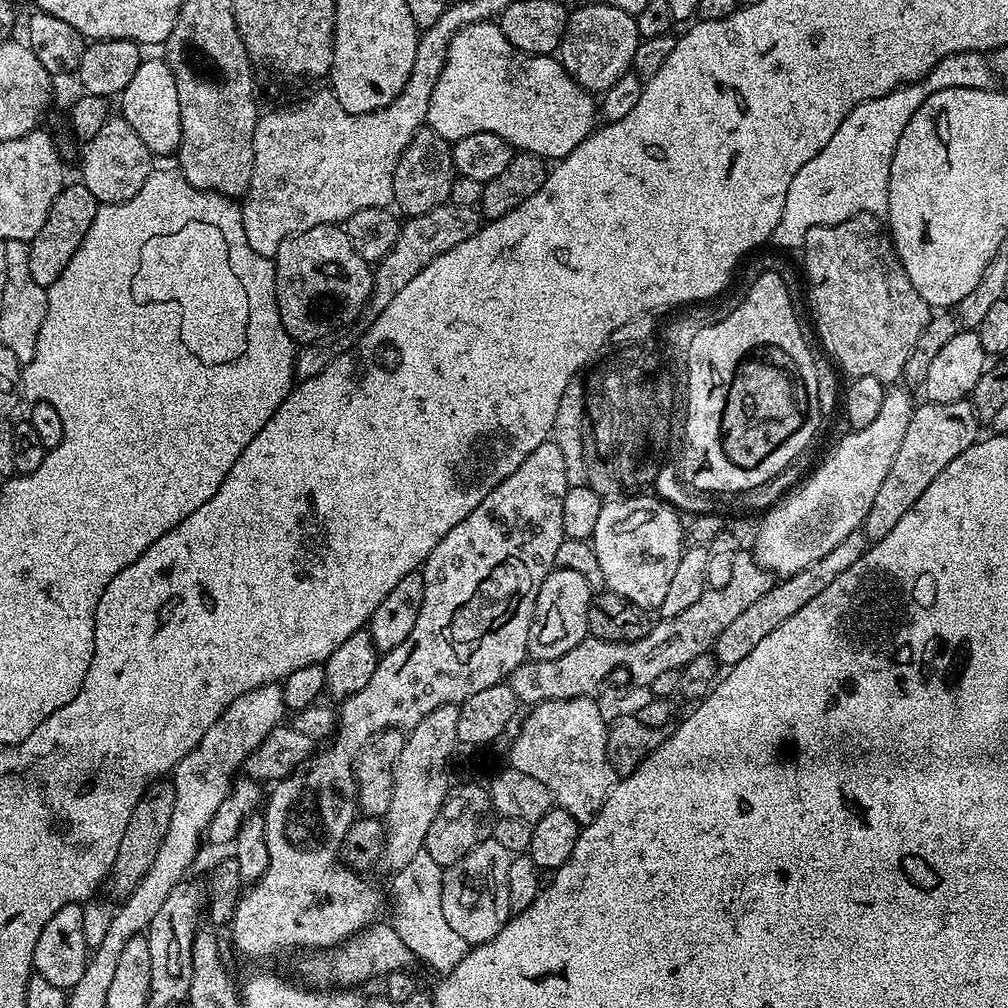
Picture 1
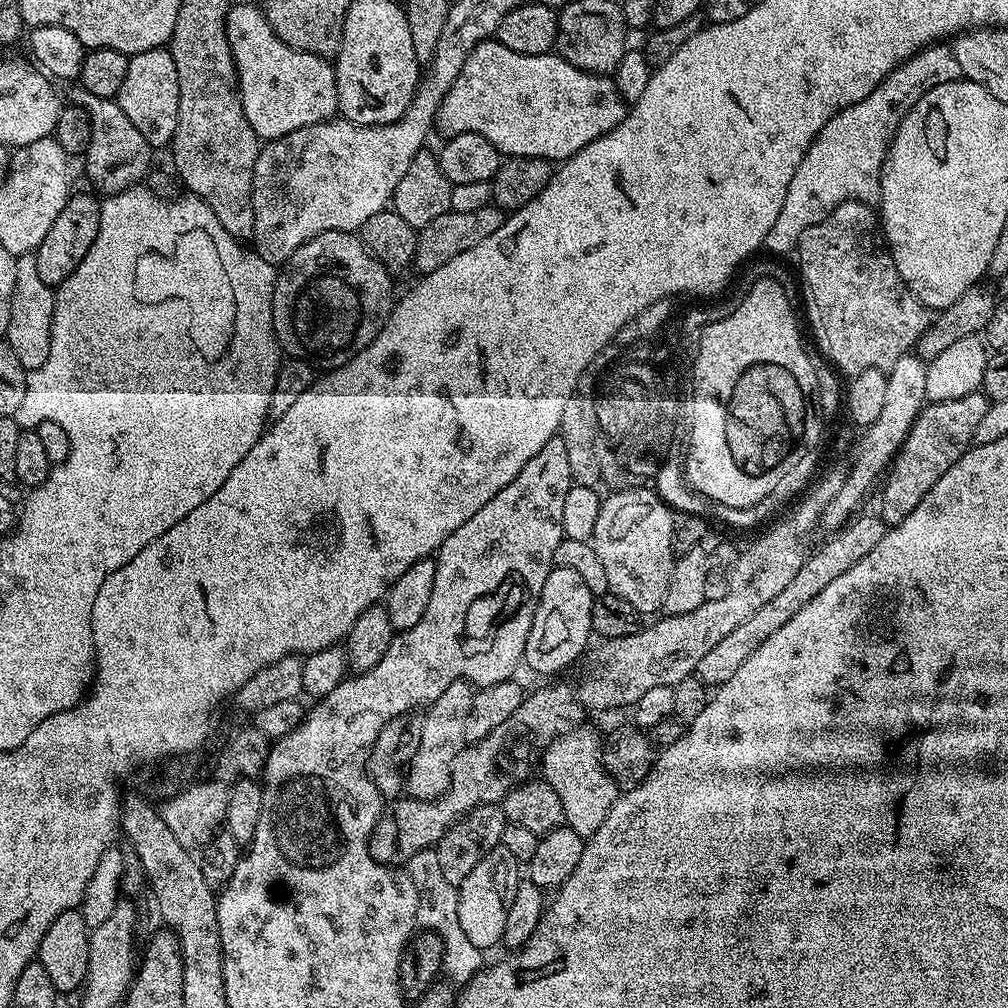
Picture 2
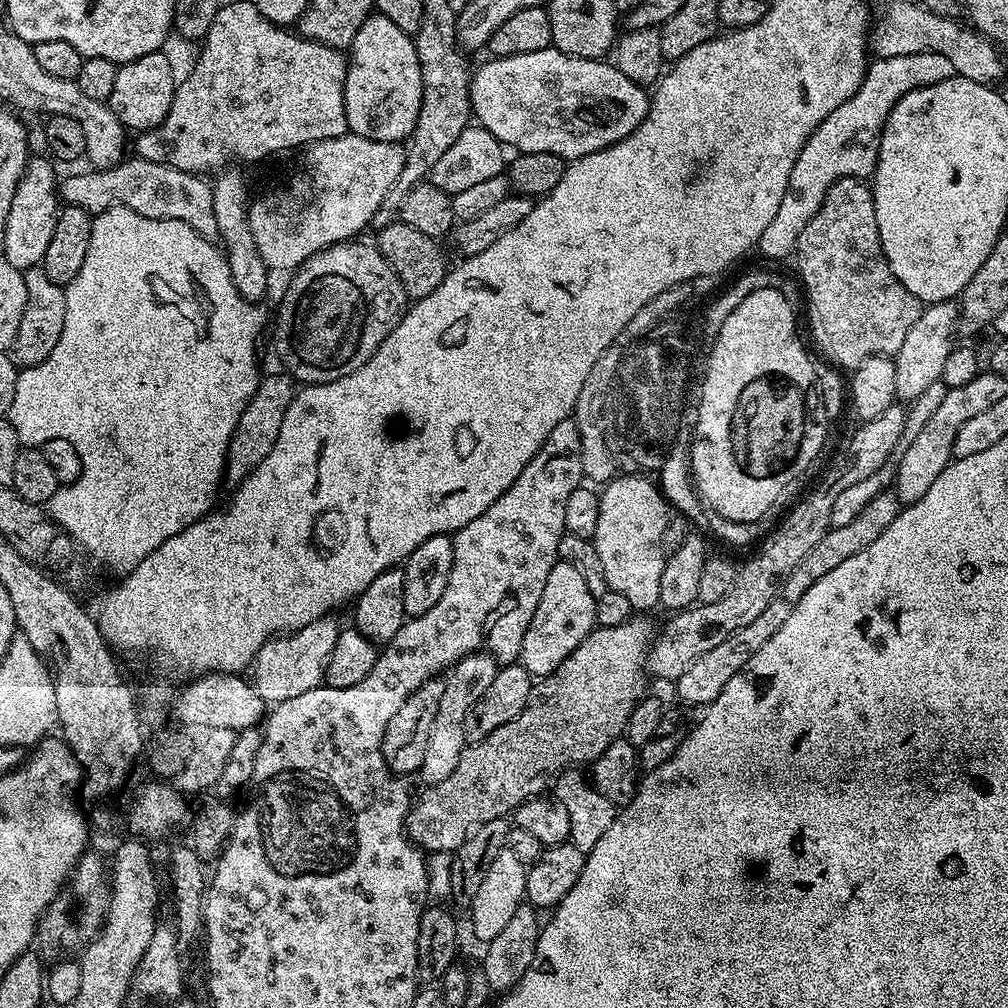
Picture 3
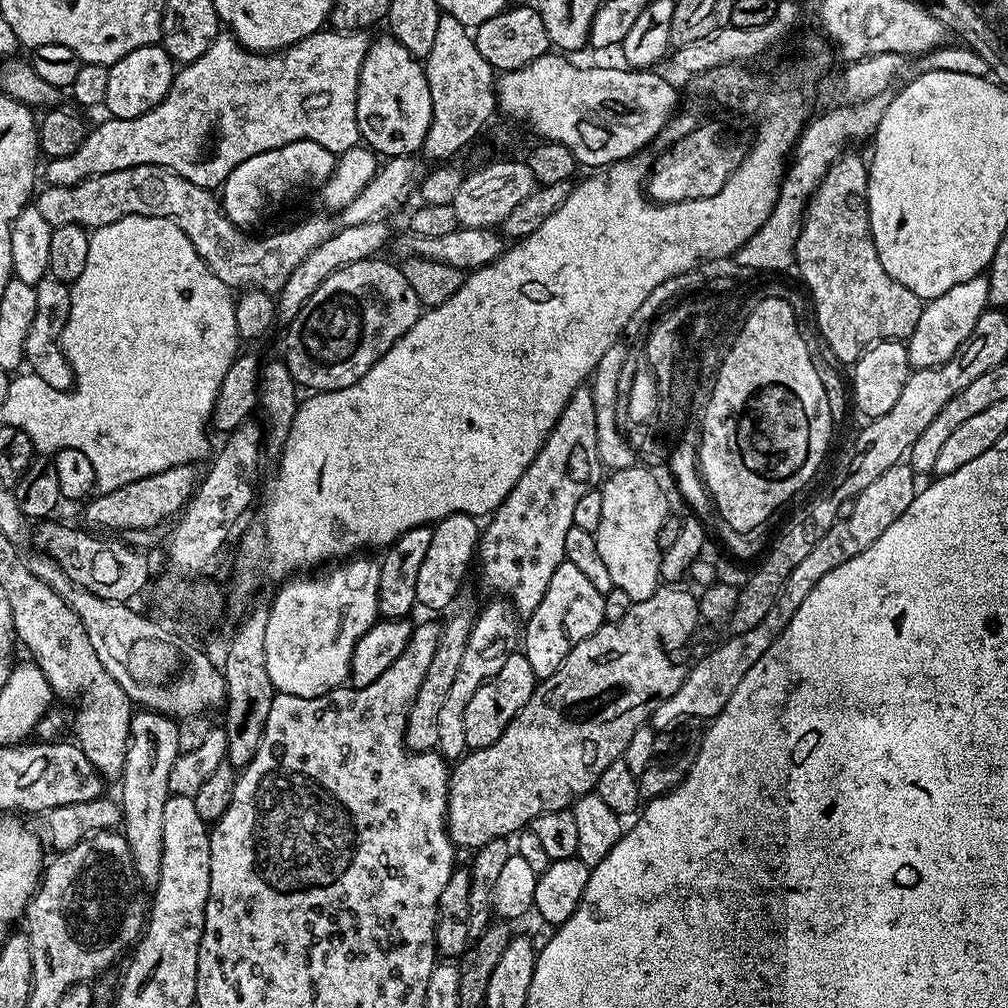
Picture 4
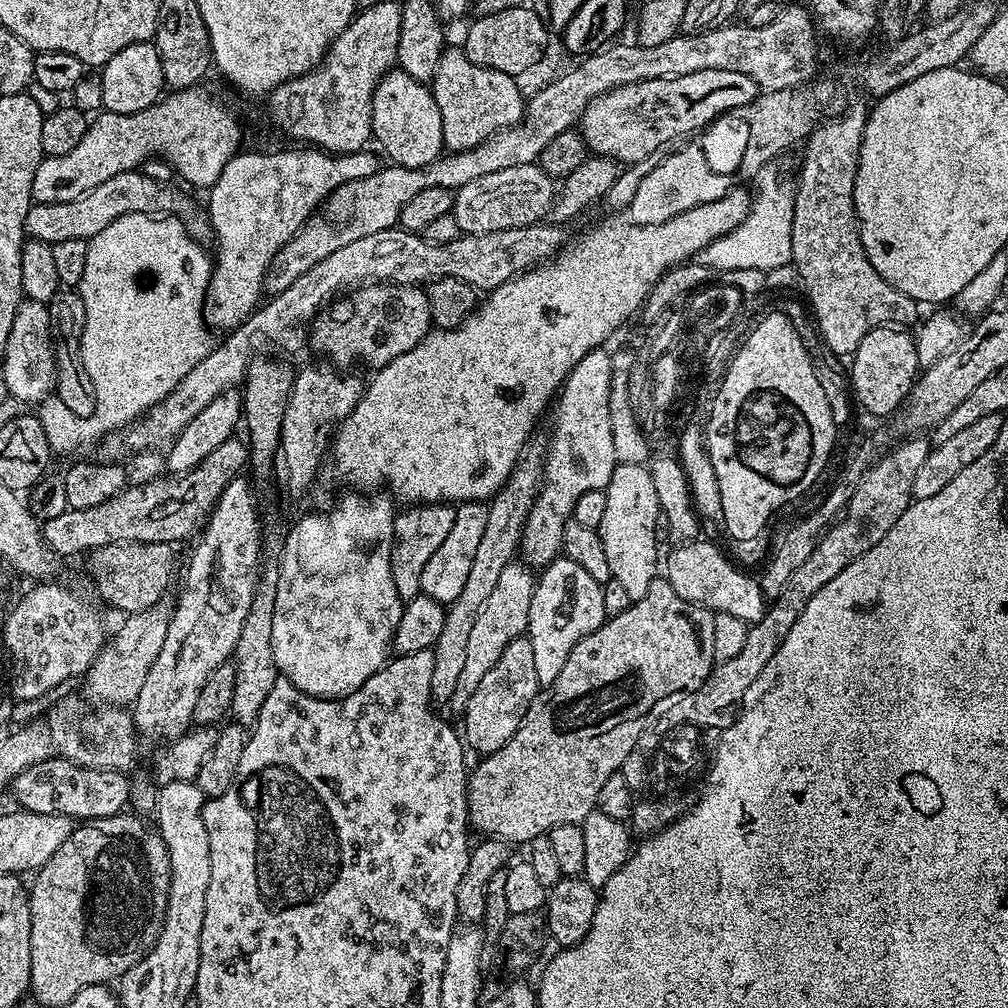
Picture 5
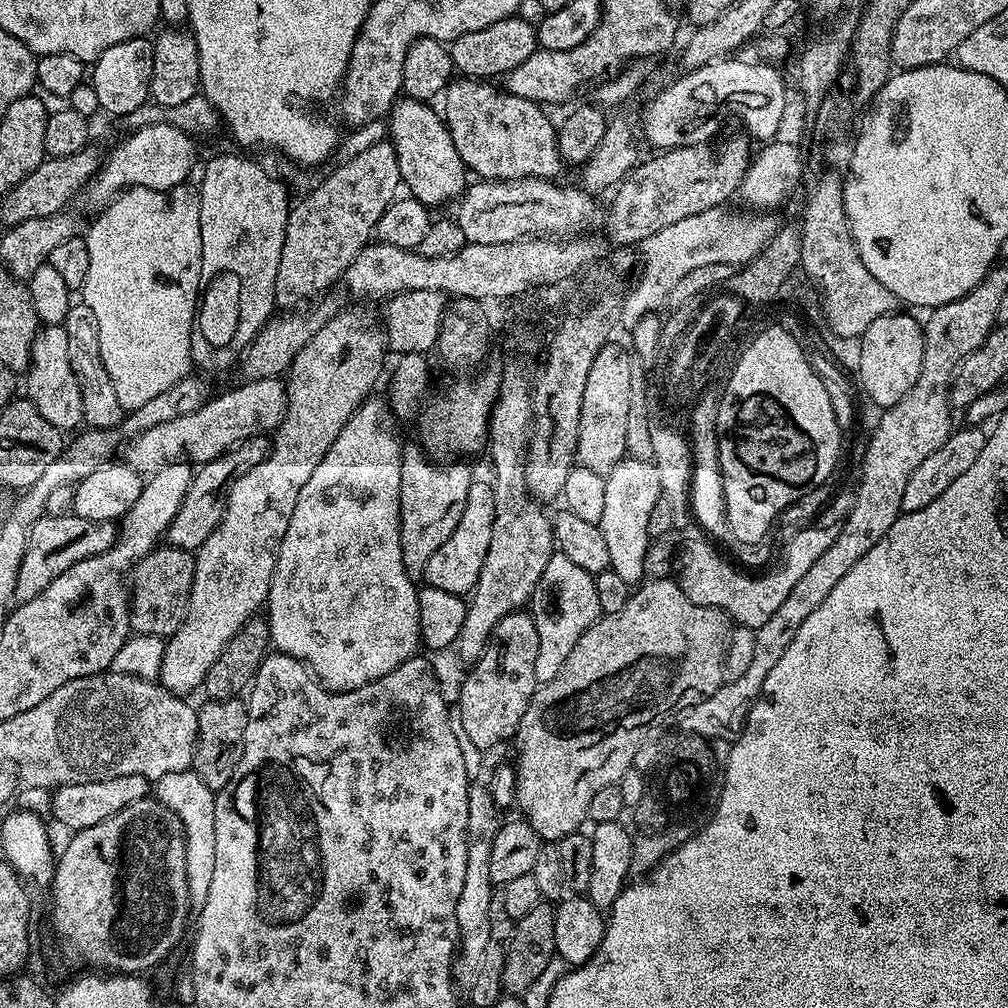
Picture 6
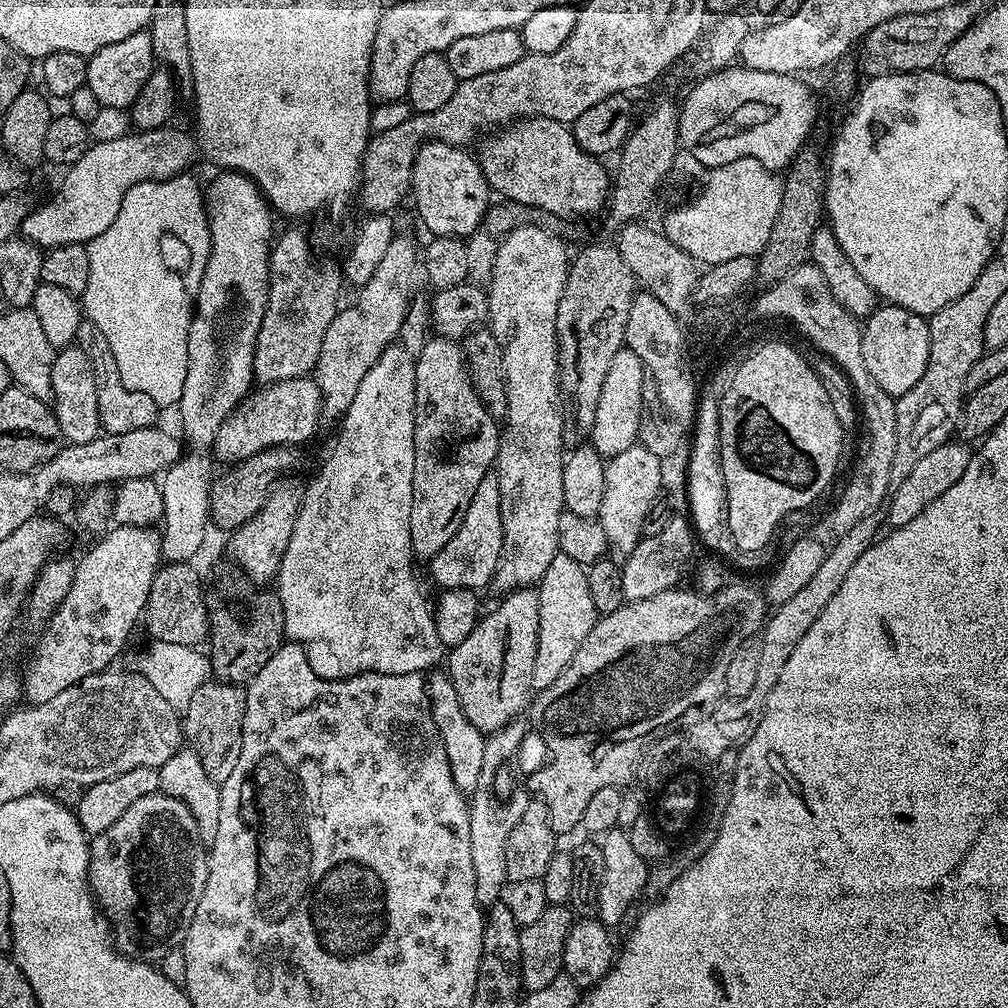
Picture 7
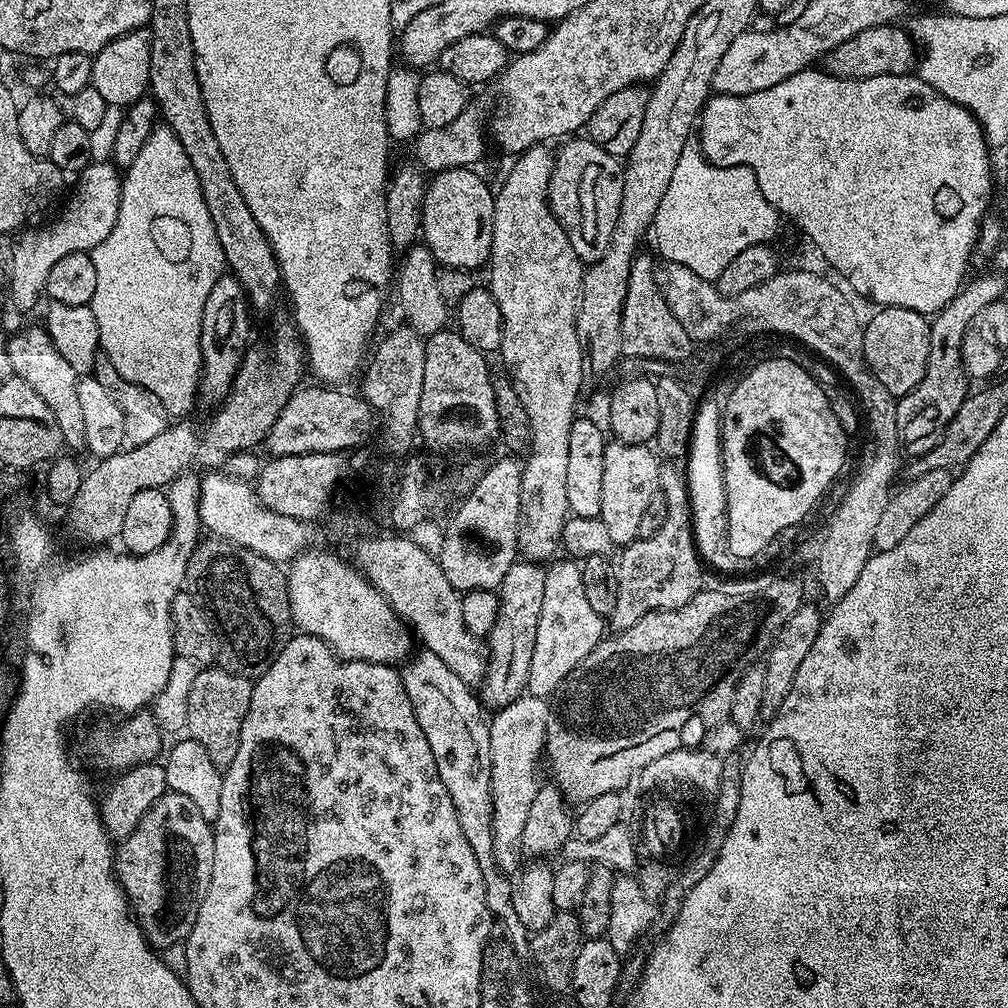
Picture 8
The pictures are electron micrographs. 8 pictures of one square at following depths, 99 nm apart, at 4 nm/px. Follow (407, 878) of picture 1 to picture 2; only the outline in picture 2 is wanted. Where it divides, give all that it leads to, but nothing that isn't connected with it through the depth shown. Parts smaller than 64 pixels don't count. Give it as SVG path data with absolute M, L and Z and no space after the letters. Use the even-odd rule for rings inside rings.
M435 849L420 851L408 860L406 871L419 890L416 924L423 931L437 932L444 940L443 966L441 973L451 982L463 986L473 979L485 965L483 949L474 946L458 926L455 904L457 887L446 881L438 865L438 854Z

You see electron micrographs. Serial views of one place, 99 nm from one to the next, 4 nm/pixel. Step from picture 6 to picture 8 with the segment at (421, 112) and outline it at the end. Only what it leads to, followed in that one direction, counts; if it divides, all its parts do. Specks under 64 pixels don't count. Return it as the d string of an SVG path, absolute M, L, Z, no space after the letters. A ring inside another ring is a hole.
M471 167L451 168L431 177L424 199L422 240L432 252L437 265L477 270L489 263L495 201L493 189L488 189L487 182Z

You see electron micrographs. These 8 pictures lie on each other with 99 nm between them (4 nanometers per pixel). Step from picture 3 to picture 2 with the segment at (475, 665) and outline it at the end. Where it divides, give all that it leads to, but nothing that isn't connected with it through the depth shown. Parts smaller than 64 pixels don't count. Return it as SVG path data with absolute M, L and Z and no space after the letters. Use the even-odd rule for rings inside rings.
M455 680L446 686L446 690L442 690L433 704L427 705L423 713L422 738L406 769L406 792L409 797L415 800L435 800L450 786L454 758L466 743L466 714L470 714L470 706L475 697L473 685L466 680Z

